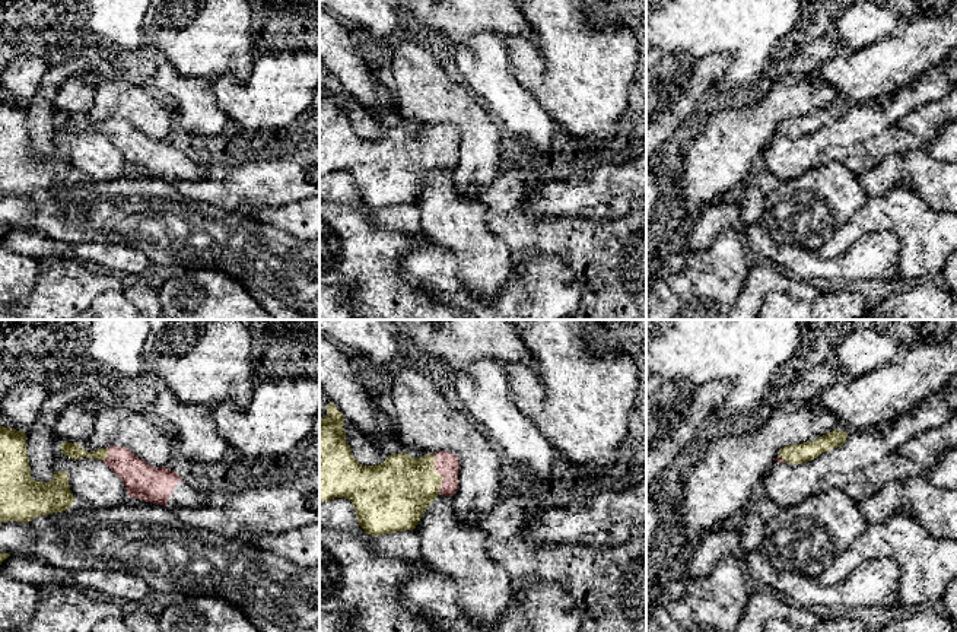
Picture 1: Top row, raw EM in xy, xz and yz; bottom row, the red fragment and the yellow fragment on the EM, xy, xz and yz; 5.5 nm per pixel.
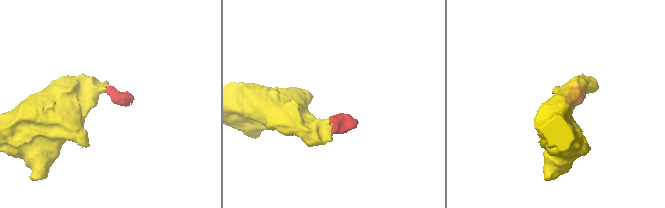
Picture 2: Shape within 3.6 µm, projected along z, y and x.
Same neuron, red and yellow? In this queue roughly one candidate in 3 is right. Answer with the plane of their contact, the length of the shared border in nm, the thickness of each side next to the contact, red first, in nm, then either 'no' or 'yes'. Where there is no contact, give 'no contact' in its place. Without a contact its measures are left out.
contact in xz; length 220 nm; calibres 140 and 360 nm; yes

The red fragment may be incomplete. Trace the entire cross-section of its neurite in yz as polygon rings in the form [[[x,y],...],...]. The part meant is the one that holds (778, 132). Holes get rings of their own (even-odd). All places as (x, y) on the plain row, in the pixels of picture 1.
[[[832,104],[811,115],[783,120],[775,134],[788,137],[801,137],[817,131],[821,126],[827,126],[845,117],[848,107],[843,104]]]

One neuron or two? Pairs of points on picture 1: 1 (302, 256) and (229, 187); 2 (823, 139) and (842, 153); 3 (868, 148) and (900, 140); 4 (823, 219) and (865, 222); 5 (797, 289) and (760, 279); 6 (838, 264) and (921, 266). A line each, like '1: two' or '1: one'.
1: two
2: two
3: one
4: two
5: one
6: two

